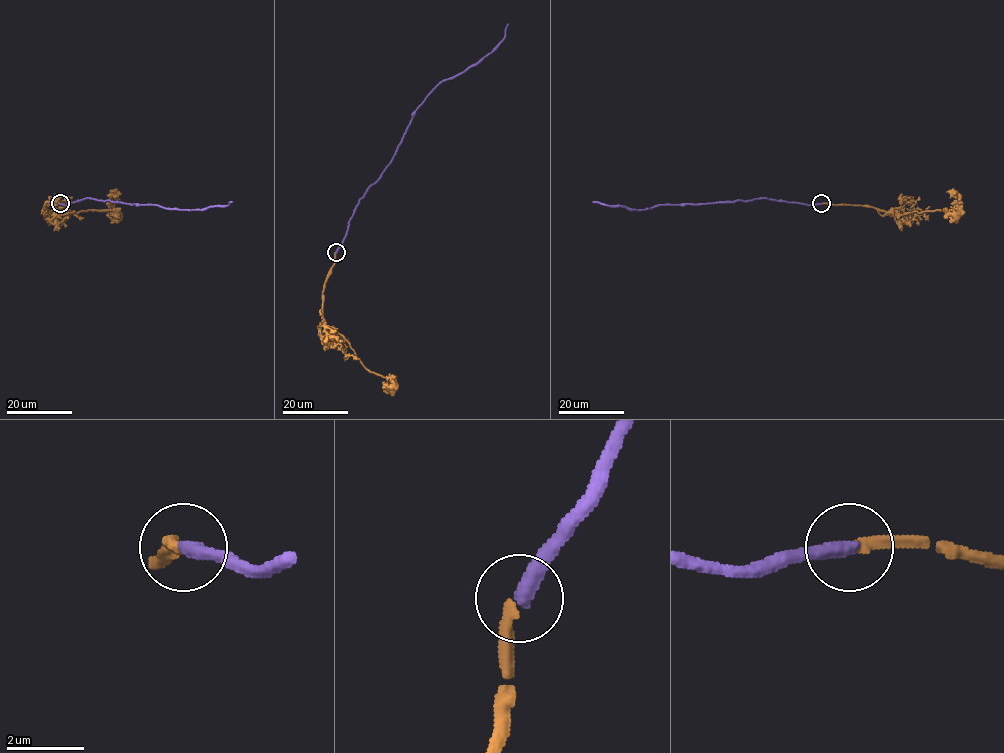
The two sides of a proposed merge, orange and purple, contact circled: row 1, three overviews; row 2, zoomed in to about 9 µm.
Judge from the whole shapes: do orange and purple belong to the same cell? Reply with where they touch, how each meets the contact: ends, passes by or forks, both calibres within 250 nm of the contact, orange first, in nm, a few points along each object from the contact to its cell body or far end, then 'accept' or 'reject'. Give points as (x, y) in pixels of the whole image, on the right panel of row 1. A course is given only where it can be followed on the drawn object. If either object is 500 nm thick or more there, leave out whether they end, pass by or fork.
place (821, 203); orange ends; purple ends; calibres 300 and 420 nm; course orange (821, 204), (869, 205), (895, 214), (913, 211), (957, 212), (957, 198), (946, 192); course purple (821, 204), (808, 205), (762, 198), (657, 204), (633, 209), (593, 201); accept

